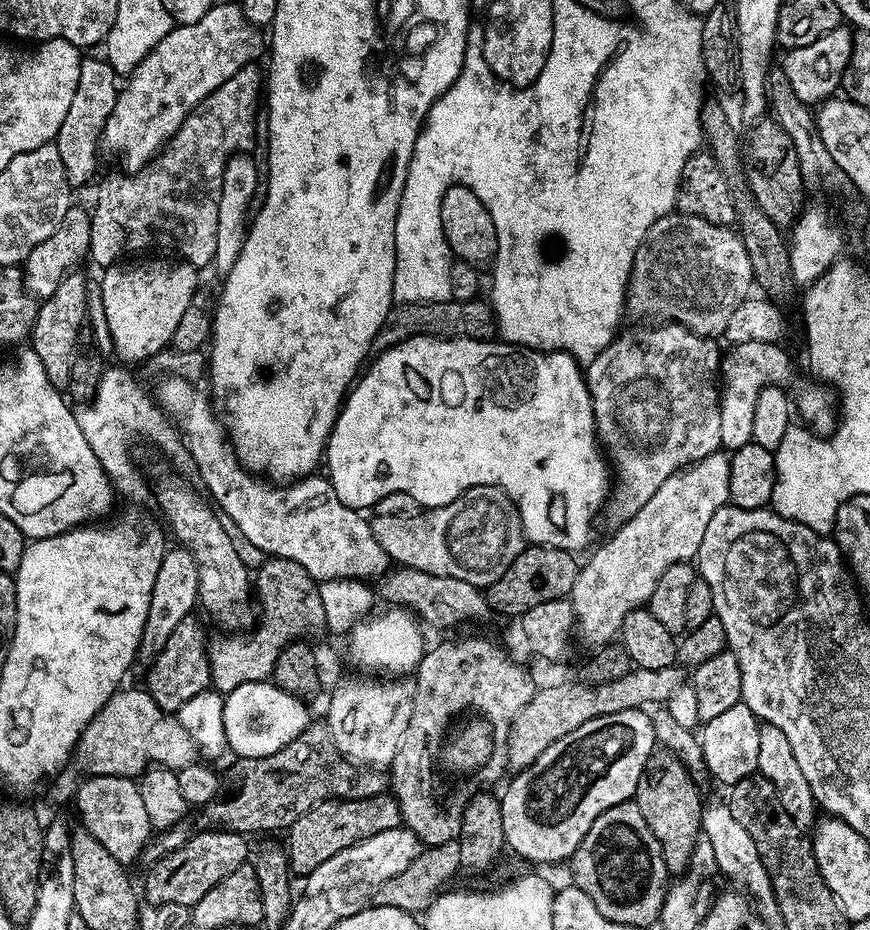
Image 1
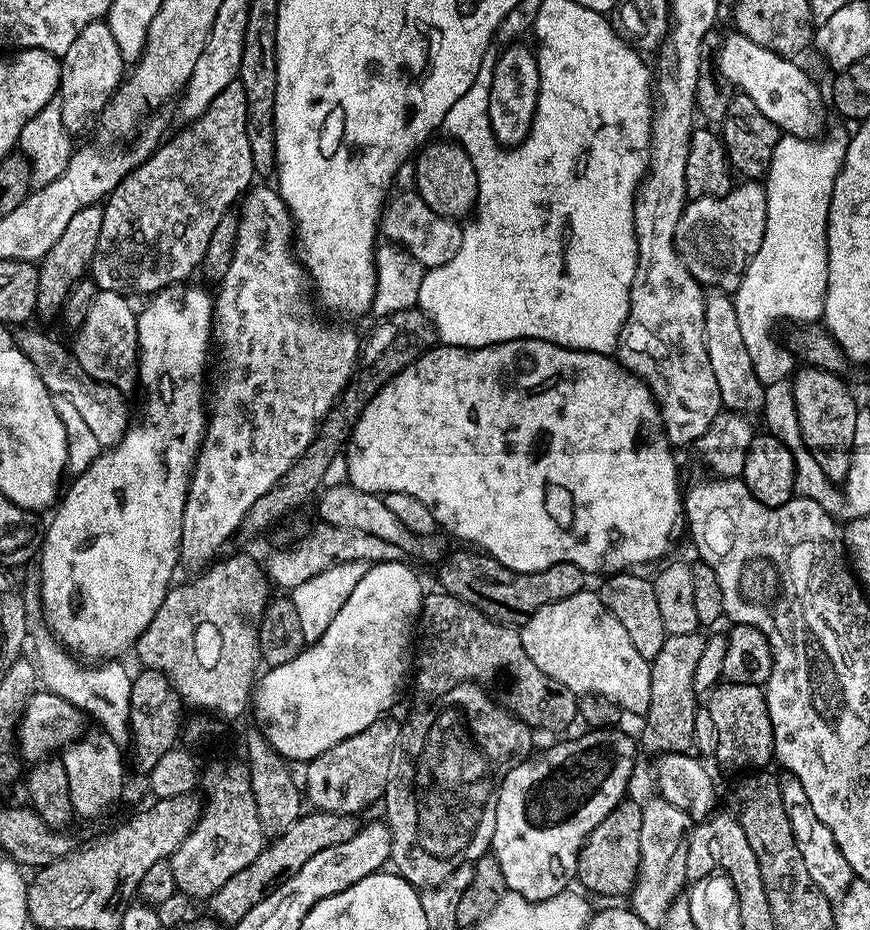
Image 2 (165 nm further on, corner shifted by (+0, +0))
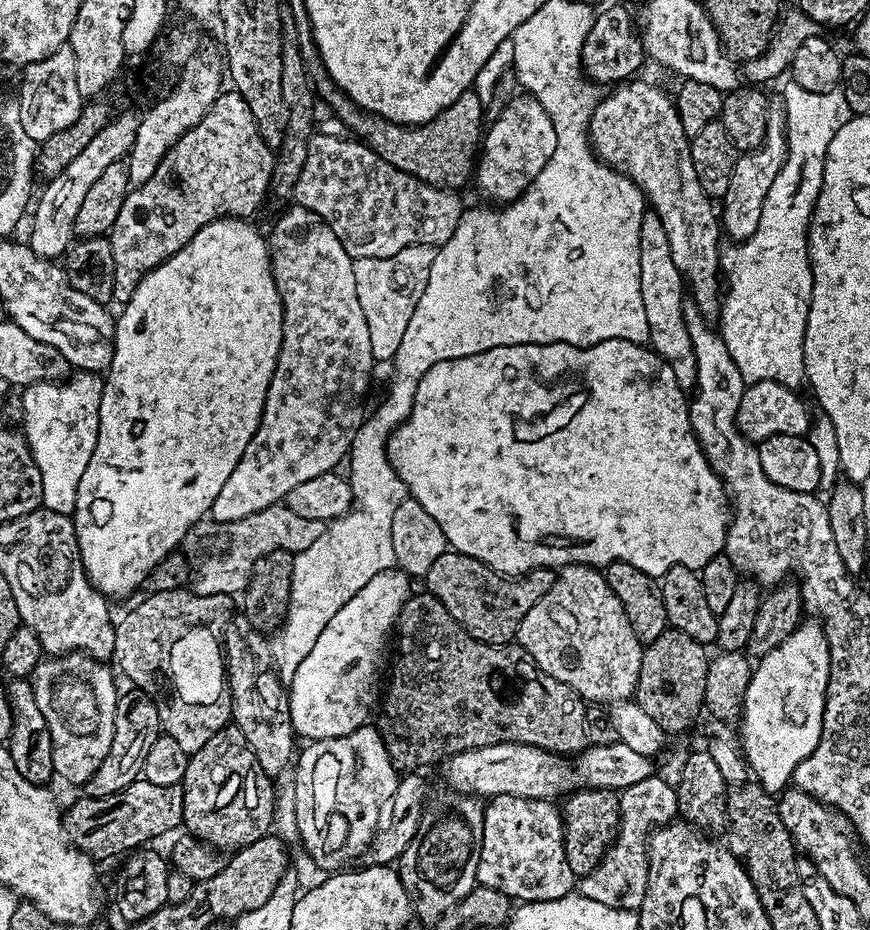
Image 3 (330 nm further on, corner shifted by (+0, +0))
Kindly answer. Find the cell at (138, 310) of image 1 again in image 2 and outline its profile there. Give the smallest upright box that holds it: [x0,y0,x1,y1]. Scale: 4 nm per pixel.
[38,282,214,662]

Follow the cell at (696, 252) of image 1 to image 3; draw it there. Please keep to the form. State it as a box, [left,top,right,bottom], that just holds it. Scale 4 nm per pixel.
[722,99,788,241]

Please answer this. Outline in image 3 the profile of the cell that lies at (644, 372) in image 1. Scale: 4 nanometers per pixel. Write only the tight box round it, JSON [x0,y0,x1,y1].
[638,211,696,390]

